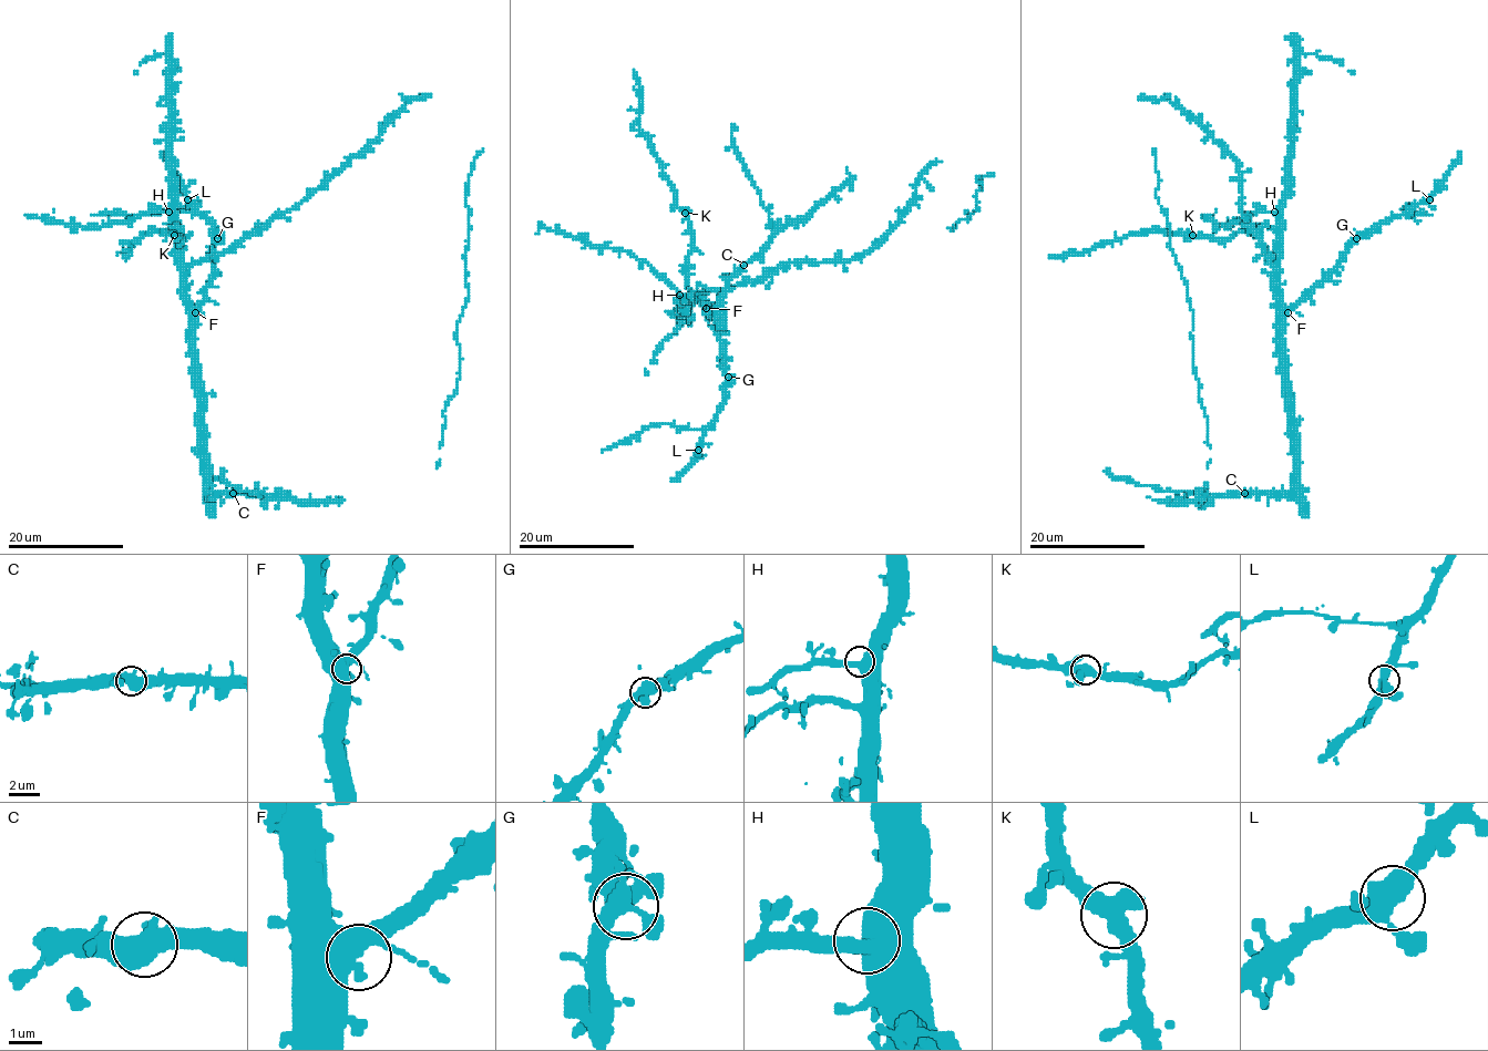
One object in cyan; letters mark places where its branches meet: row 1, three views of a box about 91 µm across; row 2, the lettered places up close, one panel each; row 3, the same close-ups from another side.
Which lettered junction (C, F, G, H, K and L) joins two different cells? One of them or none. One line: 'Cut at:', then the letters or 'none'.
Cut at: none

